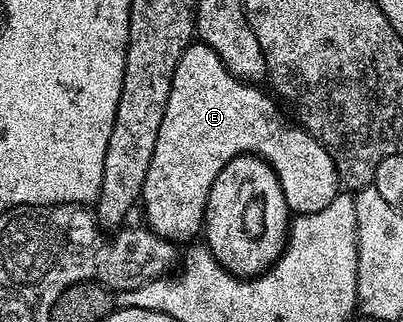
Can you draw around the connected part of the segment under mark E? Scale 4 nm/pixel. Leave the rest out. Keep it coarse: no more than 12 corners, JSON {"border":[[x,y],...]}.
{"border":[[203,42],[179,57],[141,198],[200,236],[215,177],[256,153],[294,216],[339,193],[323,145]]}

